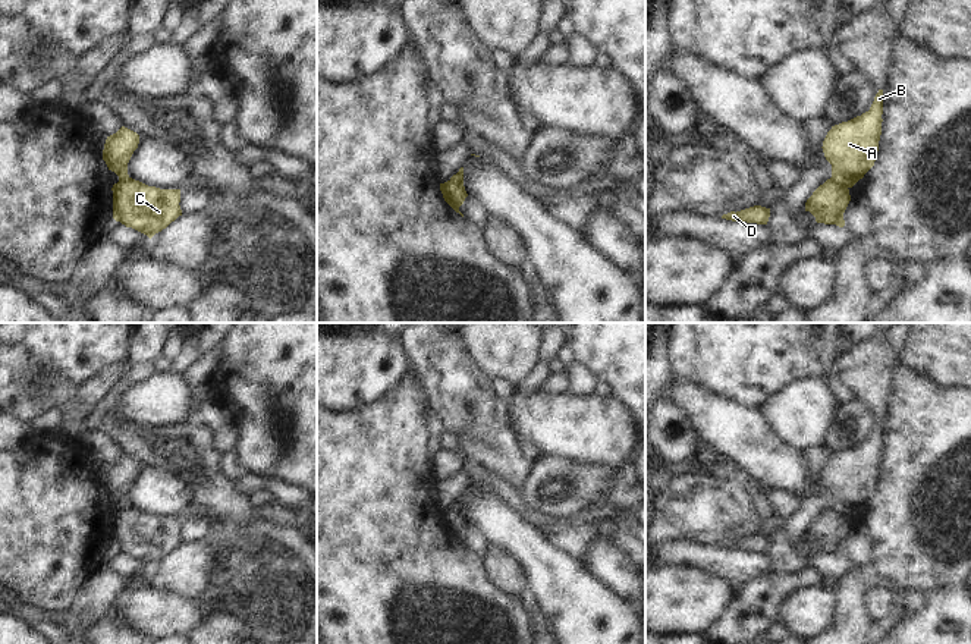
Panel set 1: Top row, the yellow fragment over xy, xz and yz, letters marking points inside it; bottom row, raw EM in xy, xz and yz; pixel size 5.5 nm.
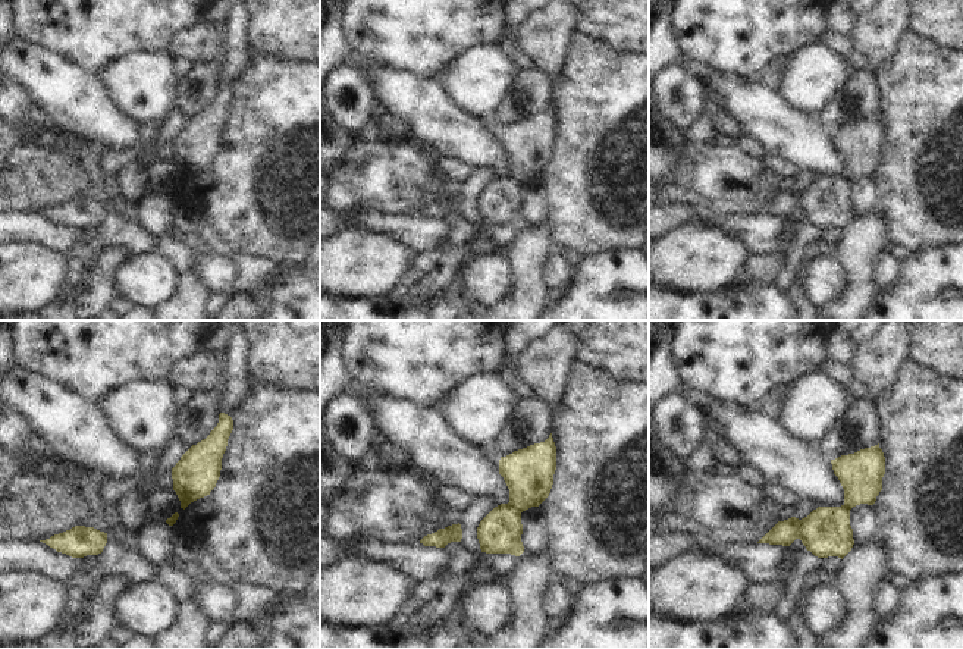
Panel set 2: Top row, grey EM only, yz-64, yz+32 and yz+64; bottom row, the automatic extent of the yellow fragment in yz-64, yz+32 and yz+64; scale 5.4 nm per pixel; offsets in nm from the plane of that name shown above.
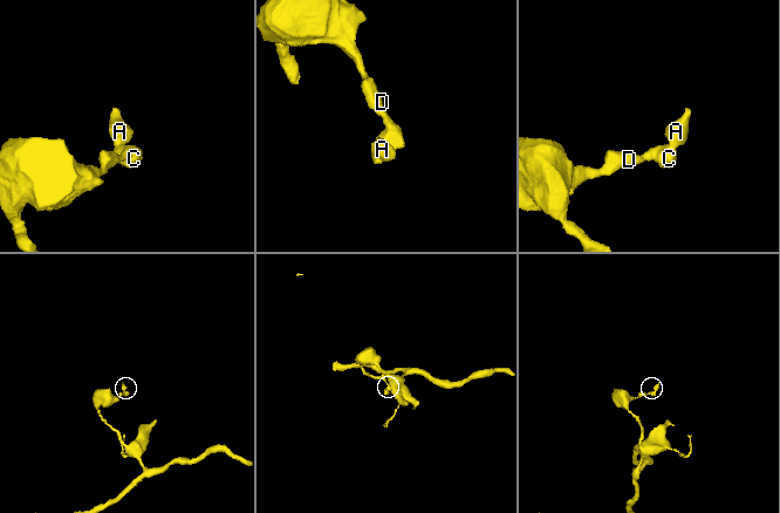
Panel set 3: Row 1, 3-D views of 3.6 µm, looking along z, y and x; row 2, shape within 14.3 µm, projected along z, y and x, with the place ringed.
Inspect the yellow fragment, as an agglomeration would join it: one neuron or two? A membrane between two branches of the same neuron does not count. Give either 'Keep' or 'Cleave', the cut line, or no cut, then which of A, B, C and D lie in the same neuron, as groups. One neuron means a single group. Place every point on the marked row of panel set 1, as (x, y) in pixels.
Cleave. Split along yz (830, 178), (847, 188). Groups: A B / C D.

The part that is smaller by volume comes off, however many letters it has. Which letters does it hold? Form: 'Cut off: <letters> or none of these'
Cut off: A, B

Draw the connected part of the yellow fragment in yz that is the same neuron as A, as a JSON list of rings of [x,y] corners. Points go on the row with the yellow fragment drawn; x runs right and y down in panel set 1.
[[[883,89],[868,111],[832,126],[823,141],[823,153],[832,164],[832,179],[852,188],[874,166],[882,135]]]

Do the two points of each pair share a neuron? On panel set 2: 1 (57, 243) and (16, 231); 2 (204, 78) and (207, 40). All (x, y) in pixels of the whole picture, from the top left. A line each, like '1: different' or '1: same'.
1: same
2: different

